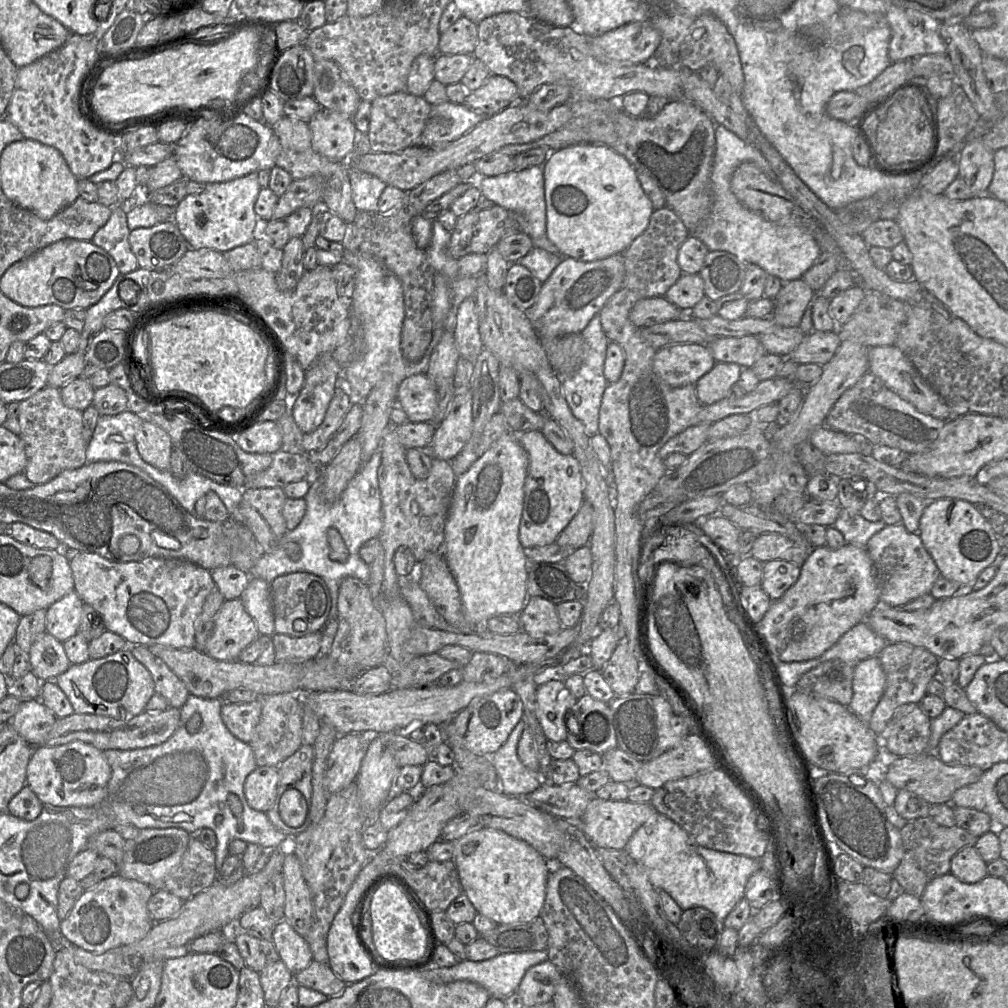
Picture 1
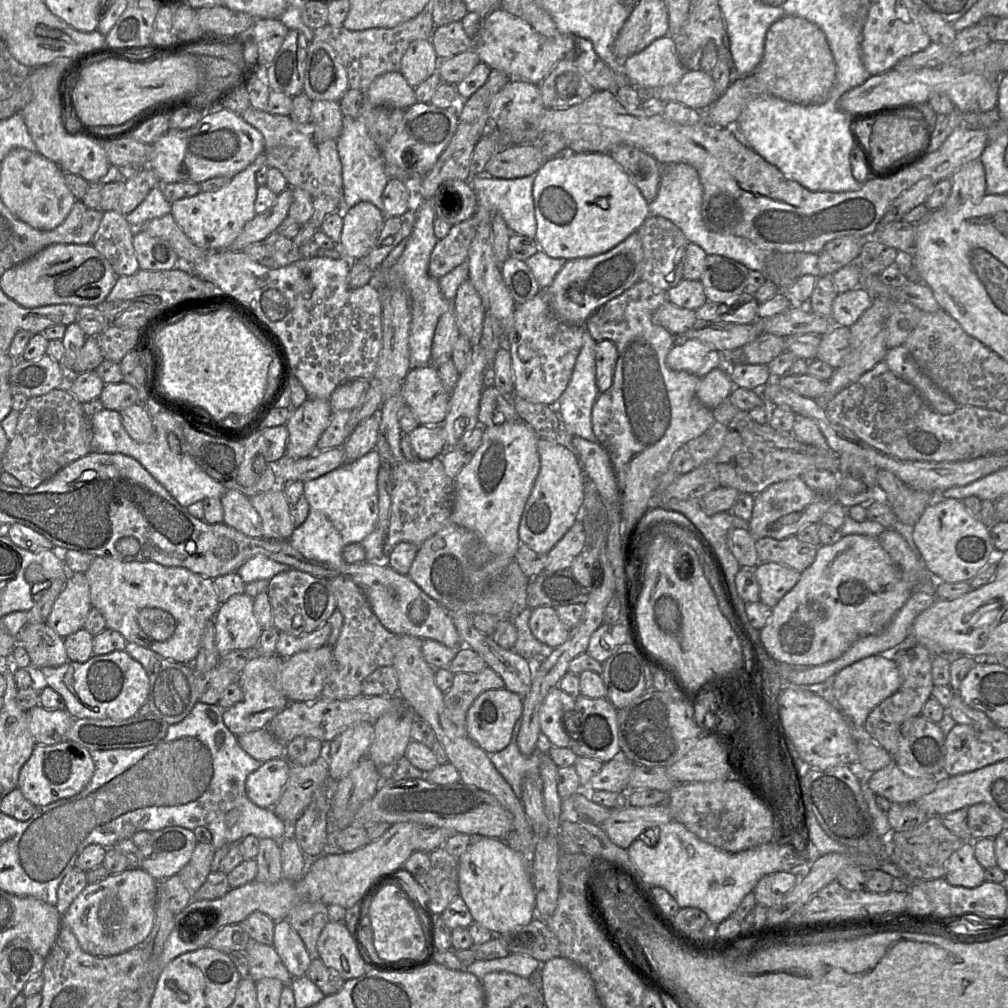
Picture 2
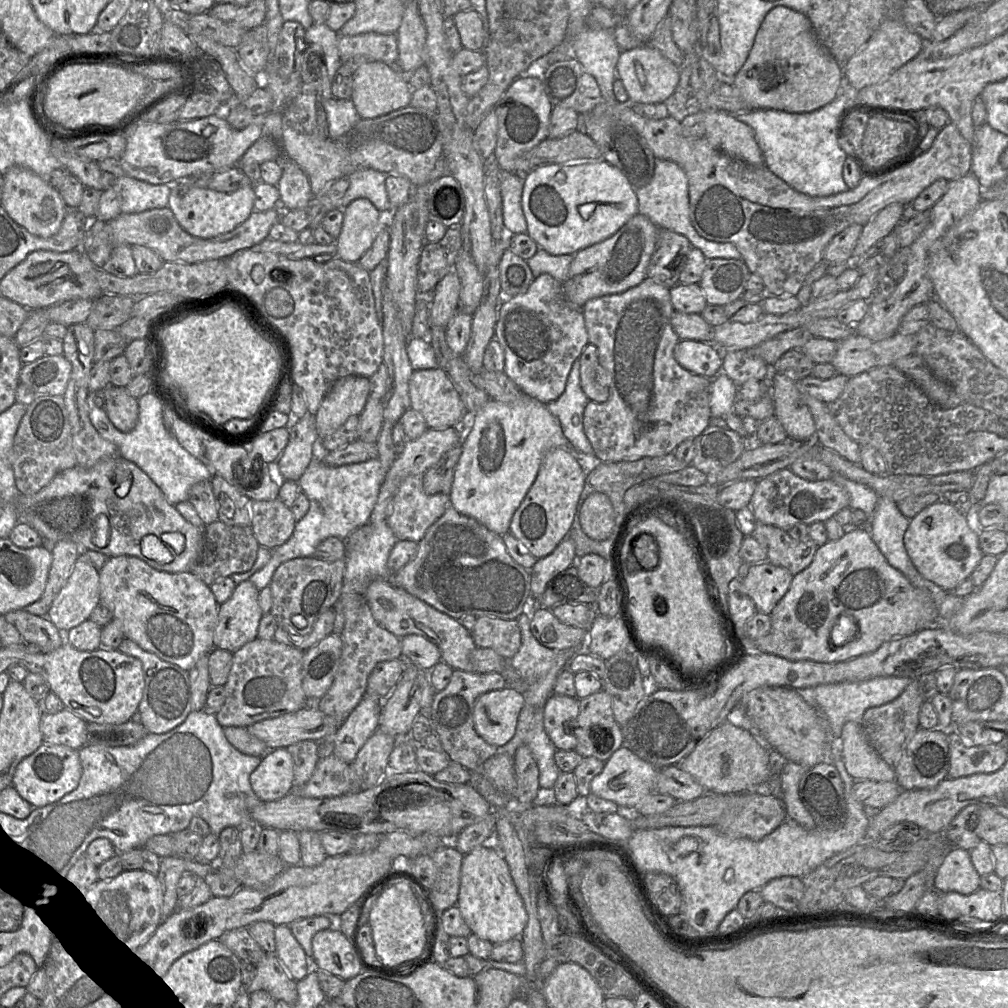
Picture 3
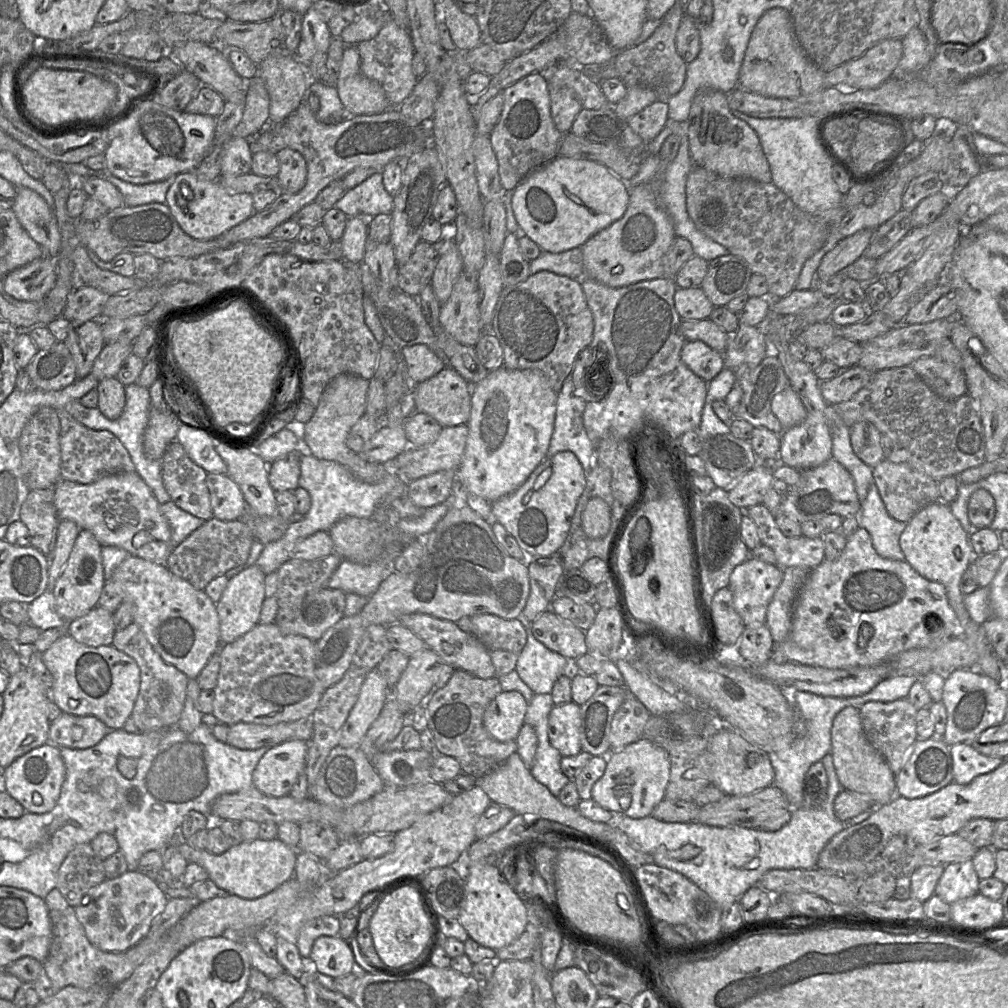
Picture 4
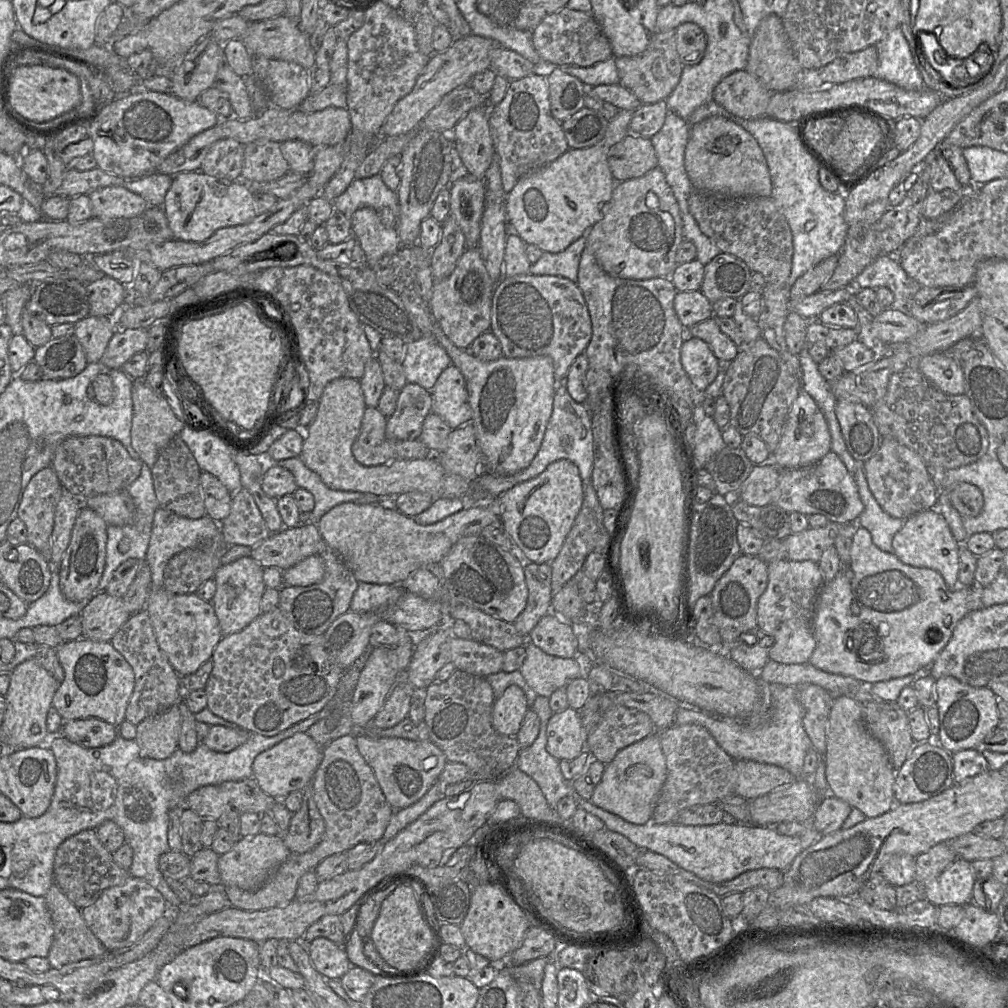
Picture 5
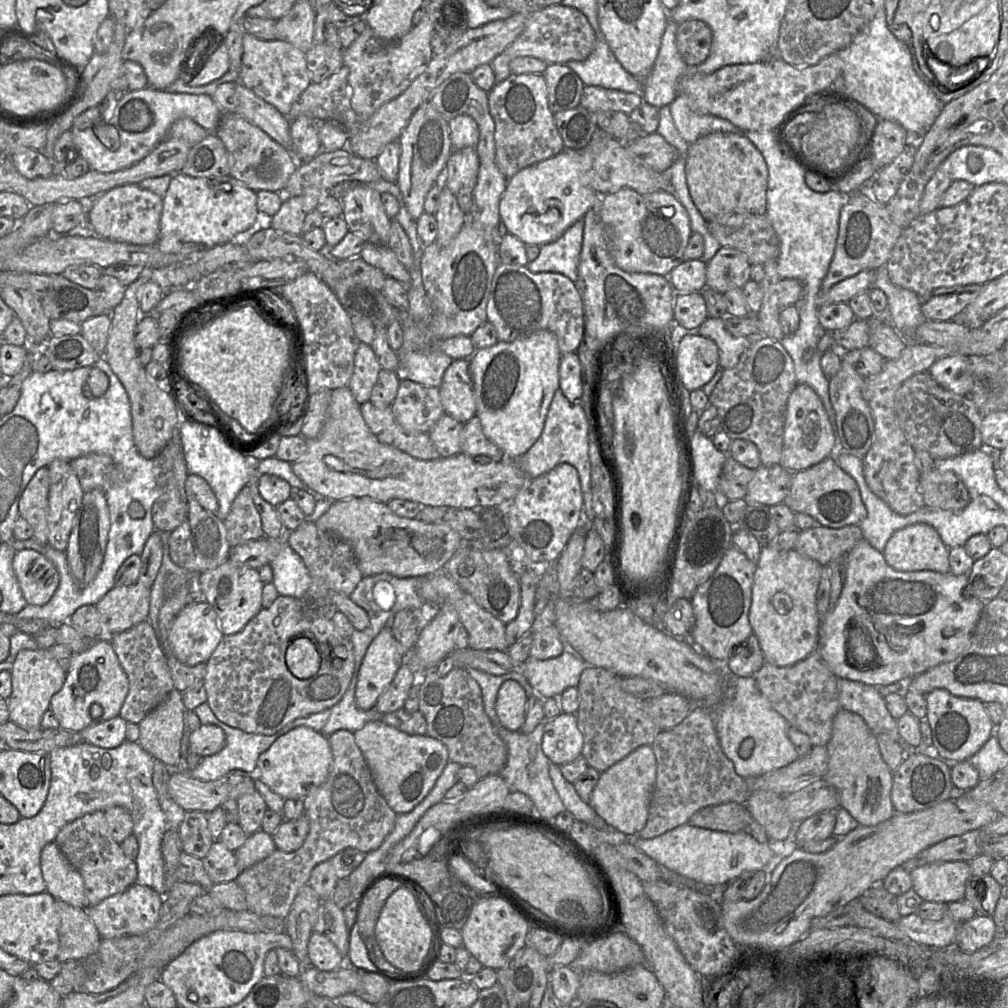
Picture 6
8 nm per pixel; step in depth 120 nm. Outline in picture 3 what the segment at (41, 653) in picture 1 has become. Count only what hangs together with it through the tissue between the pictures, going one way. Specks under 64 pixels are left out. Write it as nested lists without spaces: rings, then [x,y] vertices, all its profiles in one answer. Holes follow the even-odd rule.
[[[24,609],[9,612],[4,616],[6,621],[18,630],[25,644],[36,644],[42,652],[54,651],[64,644],[64,633],[46,616],[32,615]]]

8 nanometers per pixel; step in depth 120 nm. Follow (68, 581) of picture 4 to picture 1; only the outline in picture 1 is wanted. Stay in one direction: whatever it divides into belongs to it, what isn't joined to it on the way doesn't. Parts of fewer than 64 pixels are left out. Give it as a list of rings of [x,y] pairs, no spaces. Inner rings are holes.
[[[75,590],[54,602],[46,610],[46,632],[62,643],[77,634],[83,606]]]

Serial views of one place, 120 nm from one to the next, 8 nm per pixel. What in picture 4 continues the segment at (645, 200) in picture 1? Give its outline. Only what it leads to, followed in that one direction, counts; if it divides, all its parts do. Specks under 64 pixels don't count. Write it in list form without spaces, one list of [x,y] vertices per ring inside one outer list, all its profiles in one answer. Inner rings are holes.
[[[557,156],[531,172],[513,190],[512,208],[522,233],[536,242],[543,251],[561,253],[582,247],[592,236],[621,219],[630,199],[629,184],[601,163]]]

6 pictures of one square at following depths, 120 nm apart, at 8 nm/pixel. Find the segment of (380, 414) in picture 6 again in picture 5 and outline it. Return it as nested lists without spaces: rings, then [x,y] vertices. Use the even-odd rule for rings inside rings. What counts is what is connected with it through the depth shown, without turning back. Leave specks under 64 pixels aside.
[[[366,406],[359,434],[352,445],[357,462],[376,466],[395,460],[423,459],[433,454],[419,439],[387,439],[387,419],[377,407]]]

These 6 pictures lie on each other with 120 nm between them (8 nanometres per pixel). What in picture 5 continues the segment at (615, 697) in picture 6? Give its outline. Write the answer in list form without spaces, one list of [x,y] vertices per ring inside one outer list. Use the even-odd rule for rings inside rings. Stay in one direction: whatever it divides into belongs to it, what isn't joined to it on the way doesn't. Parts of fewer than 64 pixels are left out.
[[[616,706],[608,710],[602,717],[597,727],[587,735],[586,750],[592,759],[607,765],[616,754],[625,747],[642,740],[655,732],[654,724],[650,717],[636,709]]]

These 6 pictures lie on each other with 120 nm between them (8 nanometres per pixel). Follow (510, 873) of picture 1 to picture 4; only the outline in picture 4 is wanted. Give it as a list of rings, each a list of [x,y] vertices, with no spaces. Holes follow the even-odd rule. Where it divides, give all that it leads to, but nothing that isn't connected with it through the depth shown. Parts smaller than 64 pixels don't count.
[[[465,864],[465,900],[458,917],[469,938],[479,945],[499,950],[514,942],[529,923],[529,906],[518,895],[514,882],[509,883],[496,865]]]

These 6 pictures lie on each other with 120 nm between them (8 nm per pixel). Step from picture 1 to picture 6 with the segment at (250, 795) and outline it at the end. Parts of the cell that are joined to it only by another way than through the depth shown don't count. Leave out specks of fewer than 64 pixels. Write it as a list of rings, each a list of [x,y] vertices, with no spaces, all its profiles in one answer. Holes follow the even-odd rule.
[[[298,726],[278,737],[257,760],[257,776],[283,799],[304,799],[327,778],[332,763],[328,737],[307,726]]]

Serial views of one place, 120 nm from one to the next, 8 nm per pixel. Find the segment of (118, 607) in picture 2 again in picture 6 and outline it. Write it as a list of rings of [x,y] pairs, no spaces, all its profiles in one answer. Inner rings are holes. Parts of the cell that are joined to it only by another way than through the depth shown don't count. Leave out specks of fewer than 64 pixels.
[[[207,602],[186,604],[172,623],[169,644],[183,664],[206,663],[224,634],[218,616]]]

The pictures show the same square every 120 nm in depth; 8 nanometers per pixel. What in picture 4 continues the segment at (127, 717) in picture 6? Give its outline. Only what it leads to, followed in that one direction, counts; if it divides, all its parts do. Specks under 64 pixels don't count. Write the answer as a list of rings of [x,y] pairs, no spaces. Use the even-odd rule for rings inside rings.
[[[135,622],[125,629],[115,632],[112,646],[132,657],[140,669],[140,689],[130,716],[135,722],[138,732],[169,730],[177,727],[185,702],[189,678],[162,659]]]

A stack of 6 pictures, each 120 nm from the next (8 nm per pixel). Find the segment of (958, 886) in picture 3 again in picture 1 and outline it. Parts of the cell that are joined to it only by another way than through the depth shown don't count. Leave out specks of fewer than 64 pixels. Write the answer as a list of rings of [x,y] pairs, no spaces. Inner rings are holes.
[[[966,846],[952,858],[950,873],[965,883],[976,883],[986,877],[987,863],[974,846]]]

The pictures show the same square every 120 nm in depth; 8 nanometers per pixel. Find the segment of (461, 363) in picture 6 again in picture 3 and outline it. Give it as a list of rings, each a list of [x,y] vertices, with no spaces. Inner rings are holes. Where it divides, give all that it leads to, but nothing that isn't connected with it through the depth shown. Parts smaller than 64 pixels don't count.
[[[442,368],[414,370],[409,380],[408,390],[409,390],[409,397],[410,397],[410,408],[417,411],[422,416],[422,418],[424,419],[424,421],[426,422],[428,426],[428,429],[429,428],[441,429],[441,428],[448,428],[448,427],[459,427],[462,431],[462,440],[463,440],[463,435],[471,429],[471,420],[473,419],[475,414],[472,414],[471,412],[468,412],[466,410],[466,407],[463,401],[461,400],[459,393],[457,392],[456,388],[453,385],[453,382],[451,381],[451,379],[449,378],[445,370],[443,370]]]

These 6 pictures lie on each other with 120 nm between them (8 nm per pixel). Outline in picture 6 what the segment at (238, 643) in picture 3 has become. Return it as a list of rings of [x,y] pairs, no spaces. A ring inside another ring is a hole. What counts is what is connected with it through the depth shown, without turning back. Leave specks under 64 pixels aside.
[[[230,559],[215,569],[197,576],[197,586],[203,591],[205,600],[215,610],[224,635],[232,635],[241,631],[263,608],[263,585],[264,582],[260,578],[258,569],[241,566]]]

